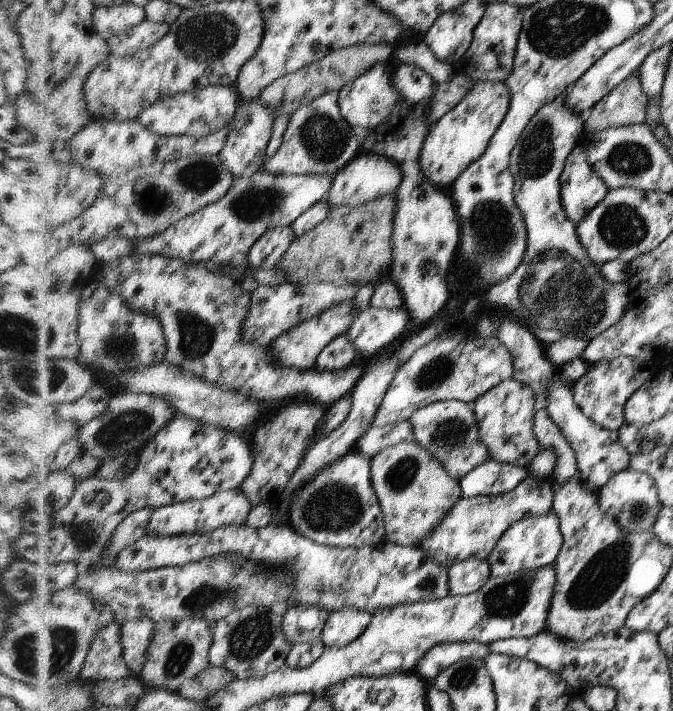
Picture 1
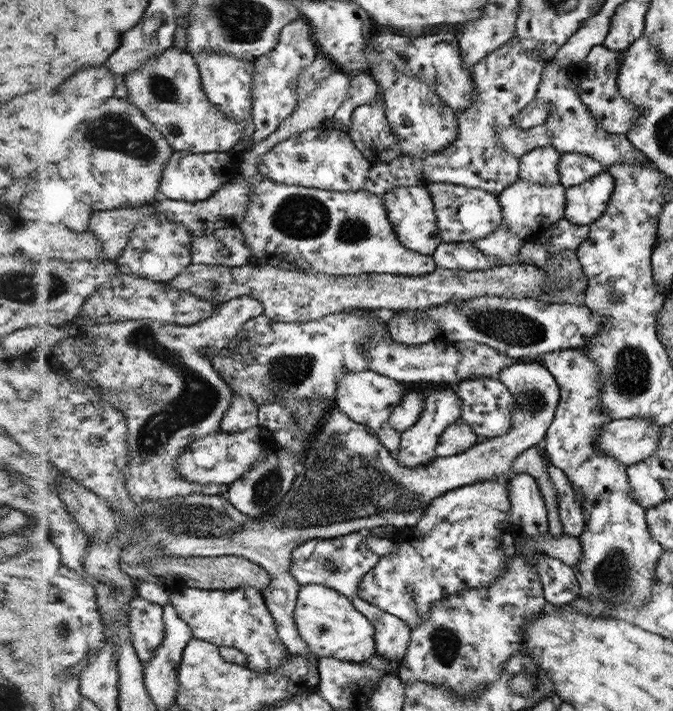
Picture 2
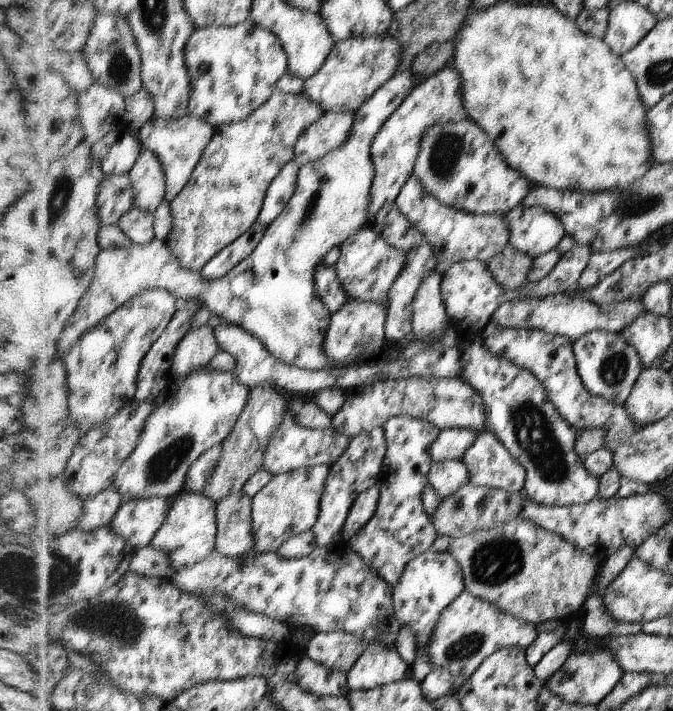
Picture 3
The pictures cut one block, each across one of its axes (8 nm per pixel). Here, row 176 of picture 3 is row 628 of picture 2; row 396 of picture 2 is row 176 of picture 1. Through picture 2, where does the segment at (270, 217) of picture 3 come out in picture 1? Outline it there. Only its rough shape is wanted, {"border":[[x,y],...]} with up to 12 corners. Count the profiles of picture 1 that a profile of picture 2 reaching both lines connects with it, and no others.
{"border":[[564,96],[513,149],[528,246],[479,296],[544,347],[592,340],[634,297],[610,284],[561,202],[584,138]]}

